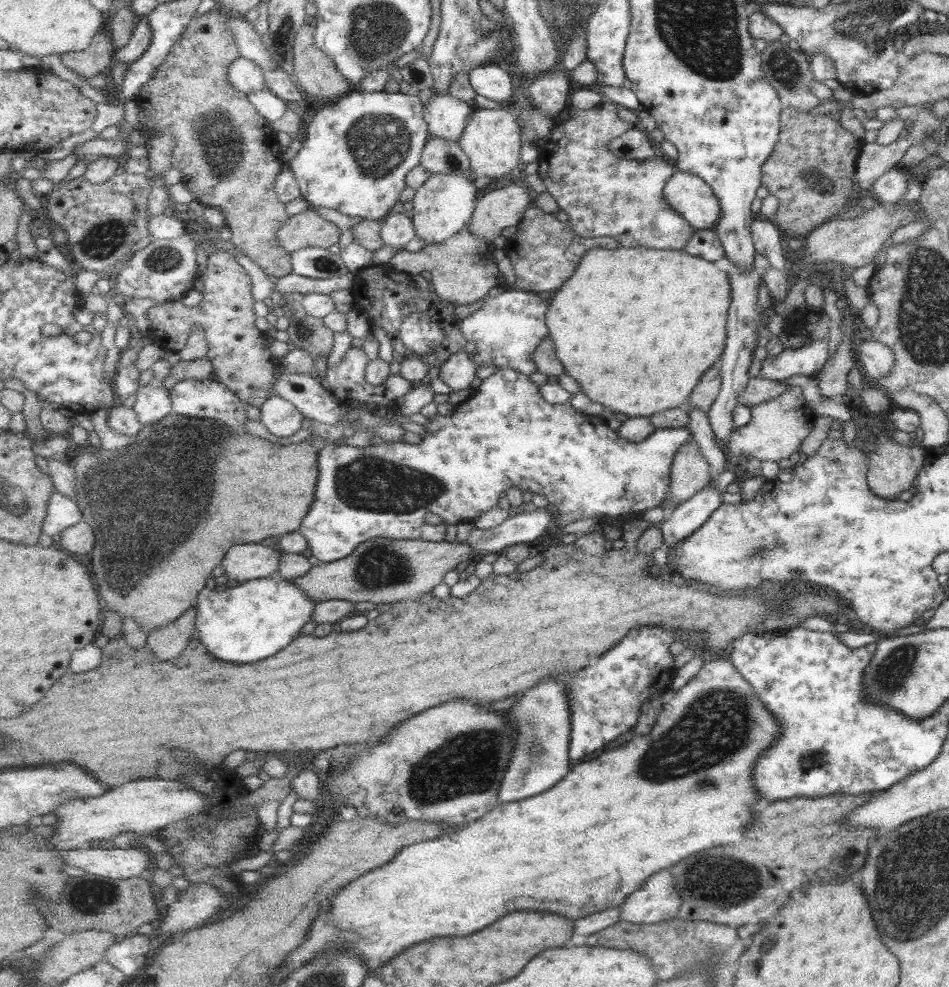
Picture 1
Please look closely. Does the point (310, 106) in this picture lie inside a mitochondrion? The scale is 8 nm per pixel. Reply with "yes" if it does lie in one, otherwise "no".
no

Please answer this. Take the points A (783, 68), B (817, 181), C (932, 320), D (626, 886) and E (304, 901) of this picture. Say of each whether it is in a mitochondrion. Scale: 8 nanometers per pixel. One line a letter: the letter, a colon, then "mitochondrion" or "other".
A: mitochondrion
B: mitochondrion
C: mitochondrion
D: other
E: other

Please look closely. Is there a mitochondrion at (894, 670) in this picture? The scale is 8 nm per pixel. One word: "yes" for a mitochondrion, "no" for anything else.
yes

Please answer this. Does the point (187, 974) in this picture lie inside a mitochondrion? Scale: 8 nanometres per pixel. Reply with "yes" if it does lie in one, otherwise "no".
no

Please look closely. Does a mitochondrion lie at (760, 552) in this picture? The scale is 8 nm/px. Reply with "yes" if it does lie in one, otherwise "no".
yes

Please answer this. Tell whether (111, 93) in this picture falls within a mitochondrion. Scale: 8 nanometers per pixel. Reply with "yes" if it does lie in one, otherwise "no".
no

